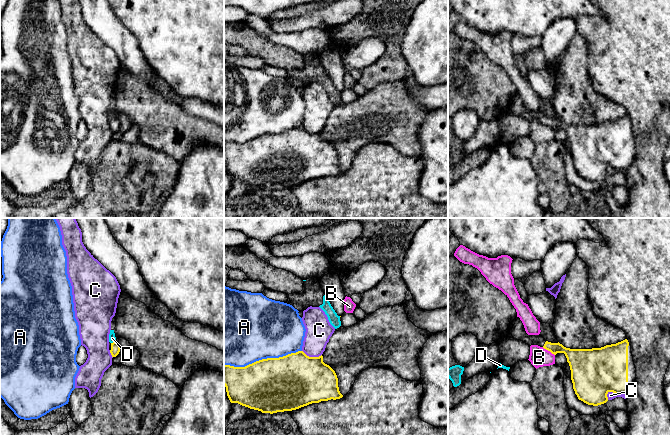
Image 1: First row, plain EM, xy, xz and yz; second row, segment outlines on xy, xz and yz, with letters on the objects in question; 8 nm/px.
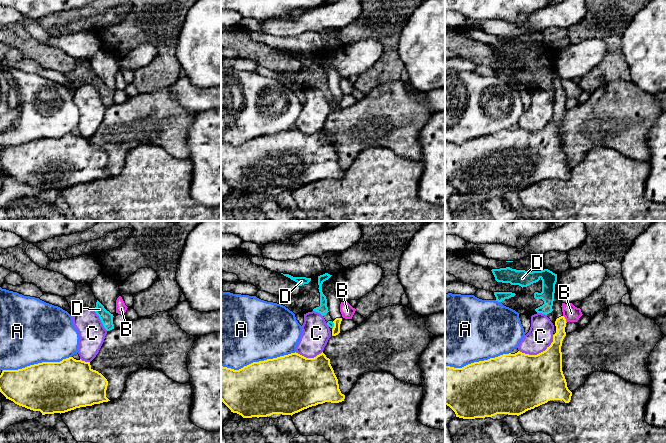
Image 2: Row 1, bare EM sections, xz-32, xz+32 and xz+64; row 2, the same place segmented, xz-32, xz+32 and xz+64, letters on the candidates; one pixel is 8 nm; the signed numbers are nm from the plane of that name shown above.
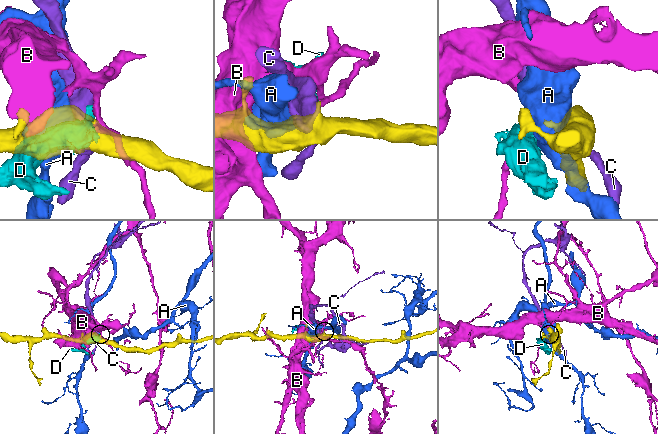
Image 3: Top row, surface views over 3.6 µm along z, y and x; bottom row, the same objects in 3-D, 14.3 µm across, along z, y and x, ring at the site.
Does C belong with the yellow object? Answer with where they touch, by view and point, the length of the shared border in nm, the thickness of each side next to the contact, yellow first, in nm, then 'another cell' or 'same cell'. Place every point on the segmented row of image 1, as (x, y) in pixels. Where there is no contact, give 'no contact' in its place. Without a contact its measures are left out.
meets yellow in yz at (615, 393); contact 170 nm long; 380 nm thick on the yellow side, 60 nm on the other; another cell

